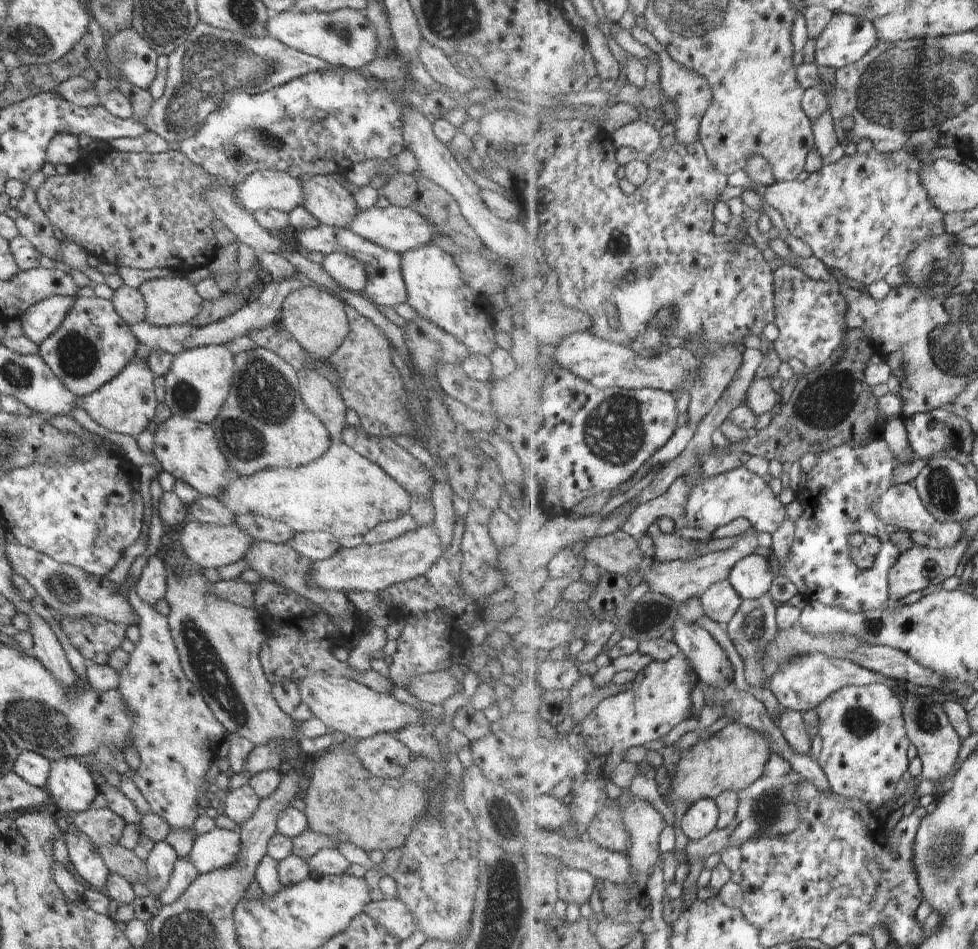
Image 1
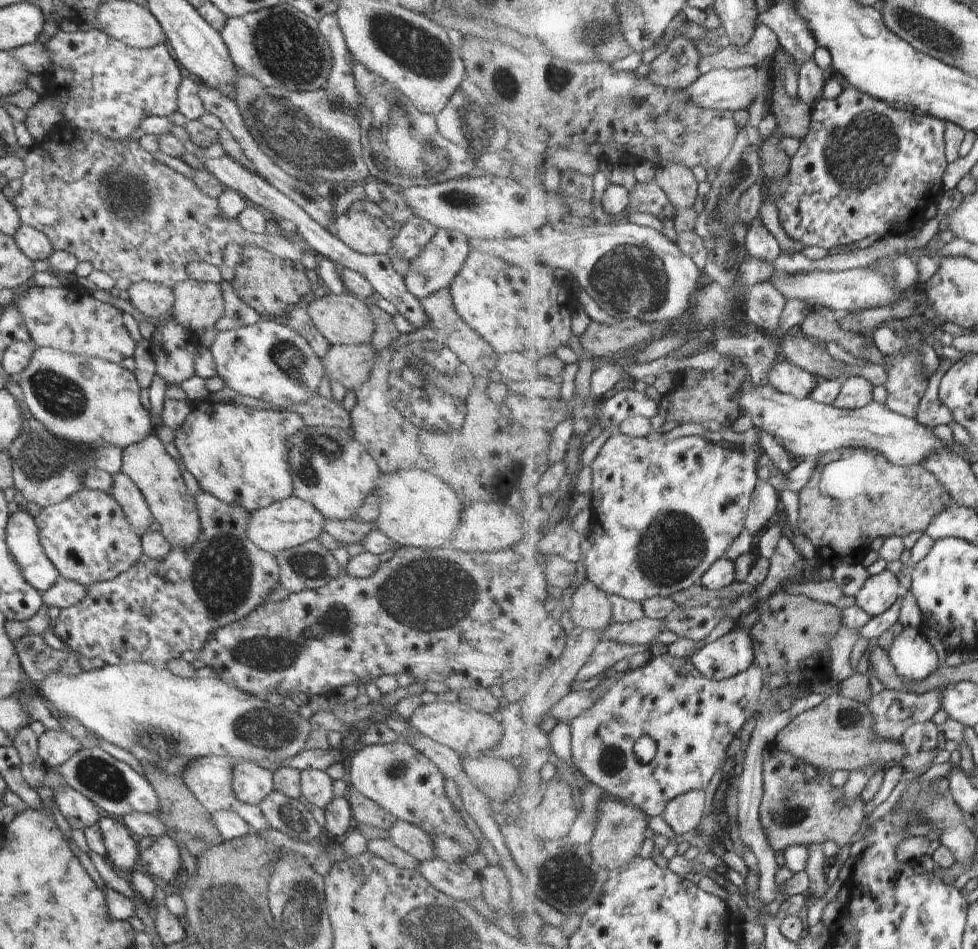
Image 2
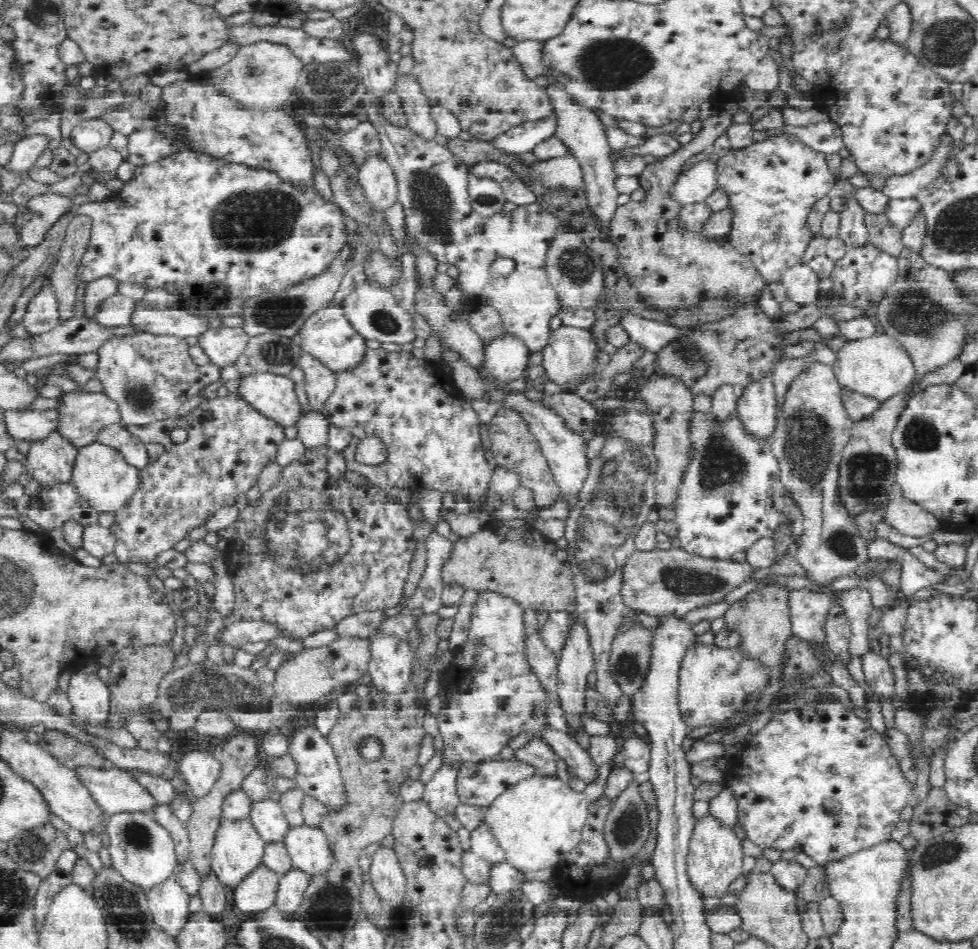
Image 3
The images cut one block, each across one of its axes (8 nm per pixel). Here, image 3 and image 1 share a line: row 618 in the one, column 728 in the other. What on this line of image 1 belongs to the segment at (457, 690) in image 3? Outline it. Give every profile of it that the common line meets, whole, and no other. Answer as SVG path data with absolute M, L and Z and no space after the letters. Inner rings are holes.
M744 466L721 475L702 477L693 486L685 505L688 531L697 535L710 536L720 526L726 526L740 516L747 518L759 532L771 534L774 534L787 519L786 505L780 502L780 497L774 494L770 484Z

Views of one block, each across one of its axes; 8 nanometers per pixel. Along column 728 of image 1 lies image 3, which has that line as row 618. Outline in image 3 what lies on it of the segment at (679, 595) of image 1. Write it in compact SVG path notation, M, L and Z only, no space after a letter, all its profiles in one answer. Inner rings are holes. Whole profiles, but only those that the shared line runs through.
M558 611L549 613L549 619L540 629L546 645L550 645L556 655L561 655L578 625L580 620L576 612Z

